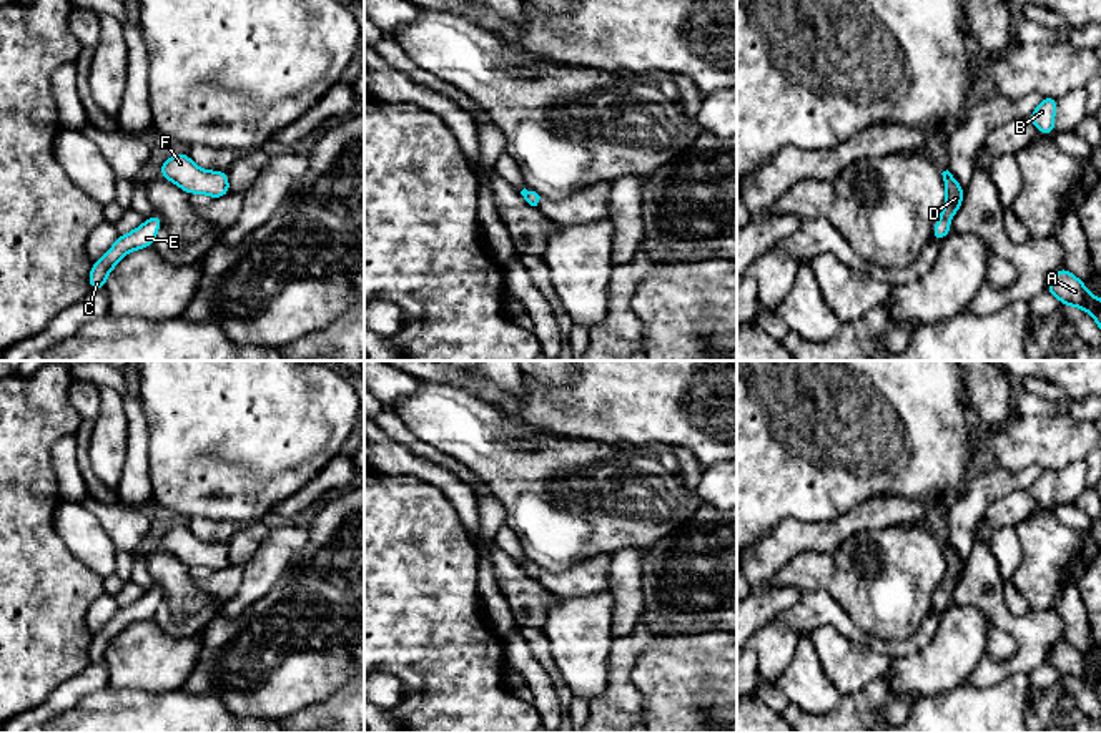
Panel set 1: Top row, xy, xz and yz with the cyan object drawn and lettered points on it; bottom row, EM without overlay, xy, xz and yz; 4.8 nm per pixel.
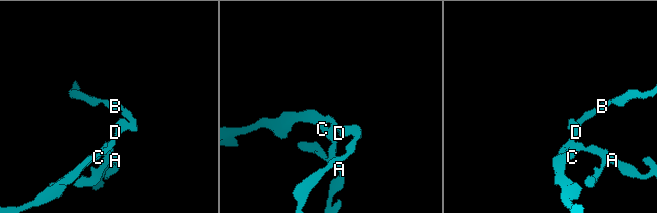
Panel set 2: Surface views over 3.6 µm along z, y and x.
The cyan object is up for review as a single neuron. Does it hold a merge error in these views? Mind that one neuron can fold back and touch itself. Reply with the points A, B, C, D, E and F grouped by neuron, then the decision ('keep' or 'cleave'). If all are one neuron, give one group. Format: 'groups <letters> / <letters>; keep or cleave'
groups A B C D E F; keep

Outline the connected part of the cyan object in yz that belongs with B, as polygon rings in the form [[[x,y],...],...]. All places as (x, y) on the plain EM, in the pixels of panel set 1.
[[[1048,469],[1043,470],[1041,475],[1029,487],[1031,495],[1043,507],[1054,507],[1054,484],[1056,484],[1058,470]]]

